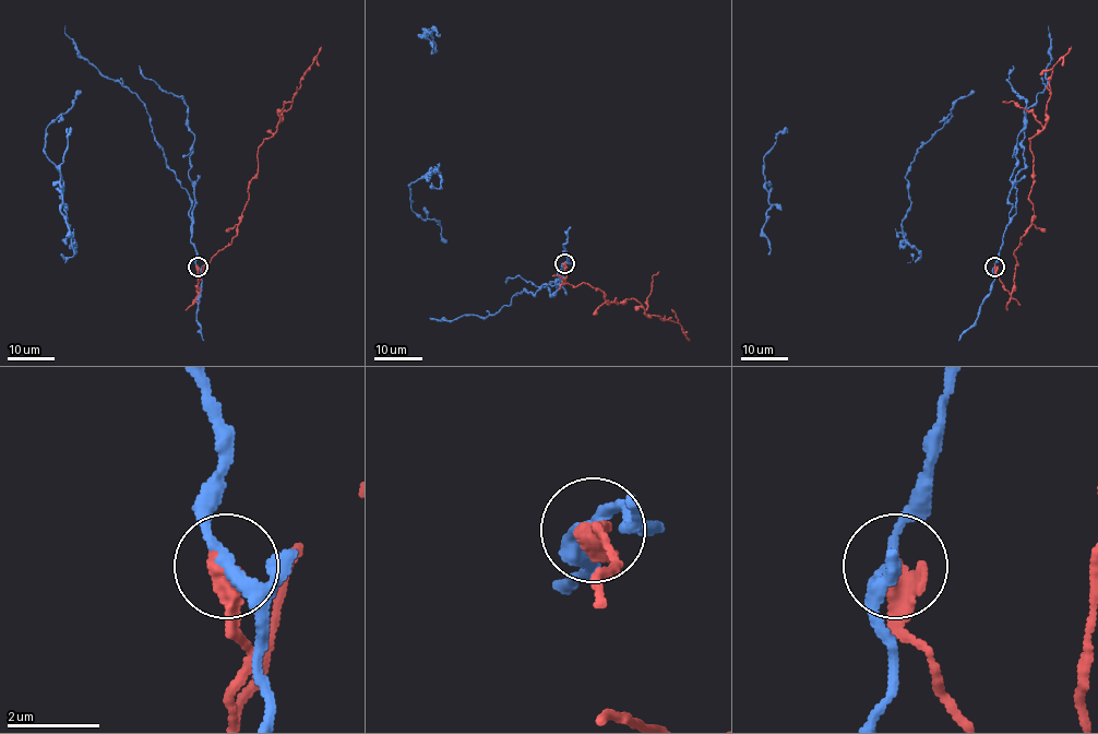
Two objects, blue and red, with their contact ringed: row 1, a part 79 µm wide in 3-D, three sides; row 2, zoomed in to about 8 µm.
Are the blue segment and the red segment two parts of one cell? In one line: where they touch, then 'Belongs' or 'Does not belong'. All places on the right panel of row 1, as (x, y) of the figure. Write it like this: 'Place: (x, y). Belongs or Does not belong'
Place: (994, 267). Does not belong

